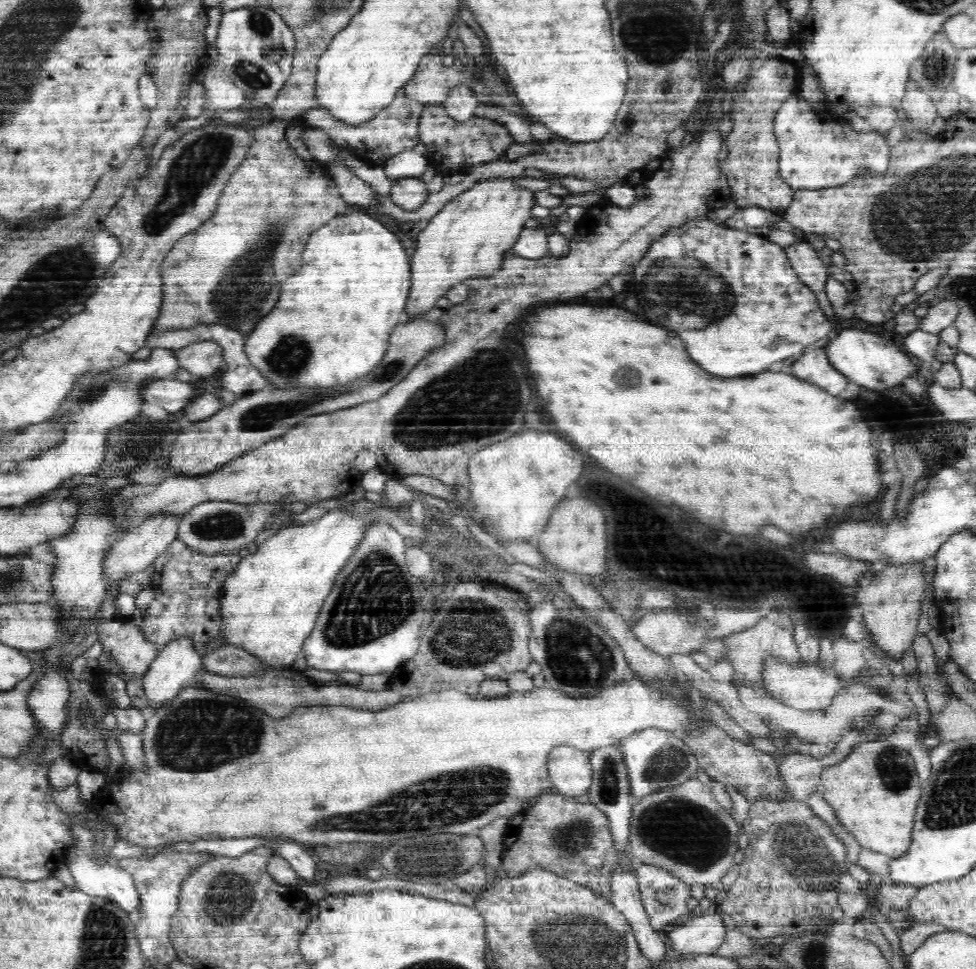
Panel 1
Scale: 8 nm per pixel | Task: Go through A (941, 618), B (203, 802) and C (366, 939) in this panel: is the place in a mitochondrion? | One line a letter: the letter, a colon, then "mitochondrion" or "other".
A: other
B: other
C: other

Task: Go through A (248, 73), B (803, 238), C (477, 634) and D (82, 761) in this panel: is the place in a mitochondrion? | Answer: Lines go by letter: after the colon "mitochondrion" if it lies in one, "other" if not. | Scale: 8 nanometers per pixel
A: mitochondrion
B: other
C: mitochondrion
D: other

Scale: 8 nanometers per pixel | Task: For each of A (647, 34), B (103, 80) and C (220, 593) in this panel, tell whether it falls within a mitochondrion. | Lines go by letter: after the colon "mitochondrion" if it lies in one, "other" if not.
A: mitochondrion
B: other
C: other

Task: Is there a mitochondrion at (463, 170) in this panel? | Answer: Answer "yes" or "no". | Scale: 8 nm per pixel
no

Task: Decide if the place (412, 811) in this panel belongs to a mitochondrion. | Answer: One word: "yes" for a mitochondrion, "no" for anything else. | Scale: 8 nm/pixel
yes

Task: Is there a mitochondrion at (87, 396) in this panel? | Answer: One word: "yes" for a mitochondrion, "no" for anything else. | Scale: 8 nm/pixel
yes

